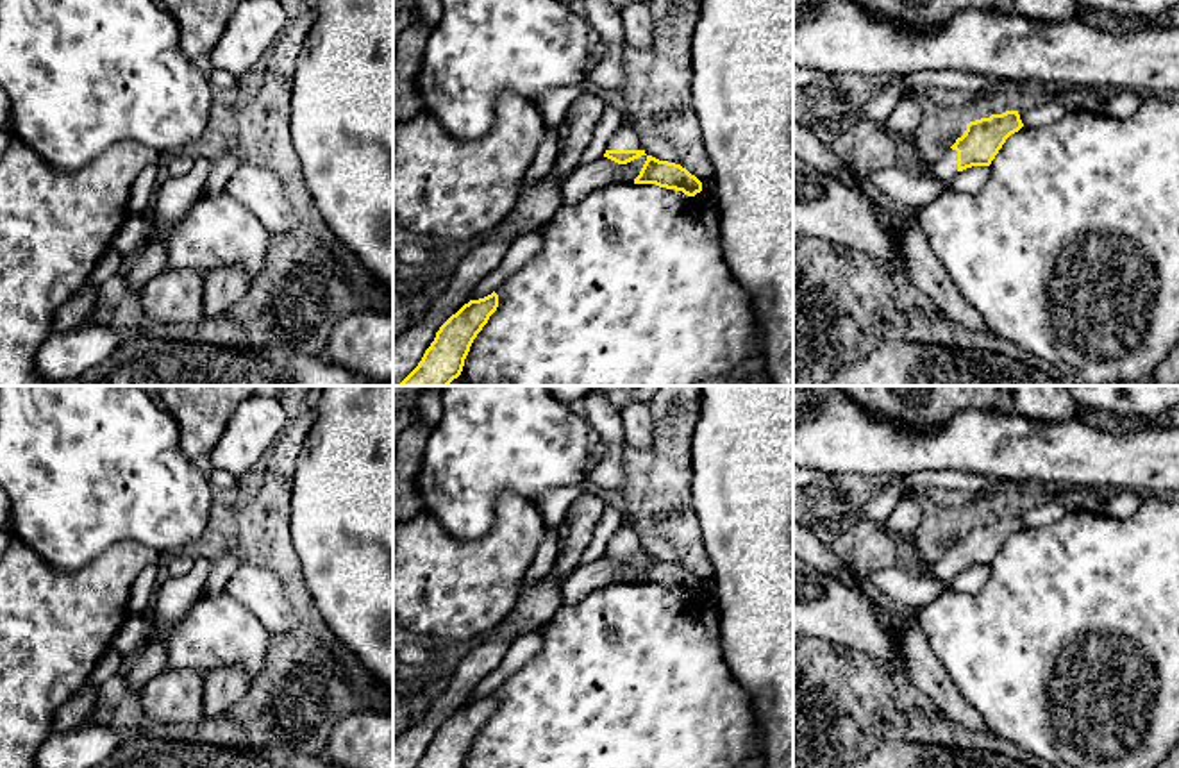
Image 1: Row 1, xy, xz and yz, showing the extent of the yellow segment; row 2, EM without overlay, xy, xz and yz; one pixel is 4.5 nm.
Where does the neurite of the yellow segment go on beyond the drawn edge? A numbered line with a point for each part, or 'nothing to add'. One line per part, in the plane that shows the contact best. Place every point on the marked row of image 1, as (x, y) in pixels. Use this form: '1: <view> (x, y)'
1: xz (626, 138)

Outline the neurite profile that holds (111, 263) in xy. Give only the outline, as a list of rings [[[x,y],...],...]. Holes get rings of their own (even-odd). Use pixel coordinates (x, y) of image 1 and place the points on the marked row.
[[[111,246],[109,252],[93,268],[88,284],[98,288],[107,279],[121,271],[123,261],[123,255]]]

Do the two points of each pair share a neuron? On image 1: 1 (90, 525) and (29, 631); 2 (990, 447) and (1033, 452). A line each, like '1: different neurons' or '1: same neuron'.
1: different neurons
2: same neuron

